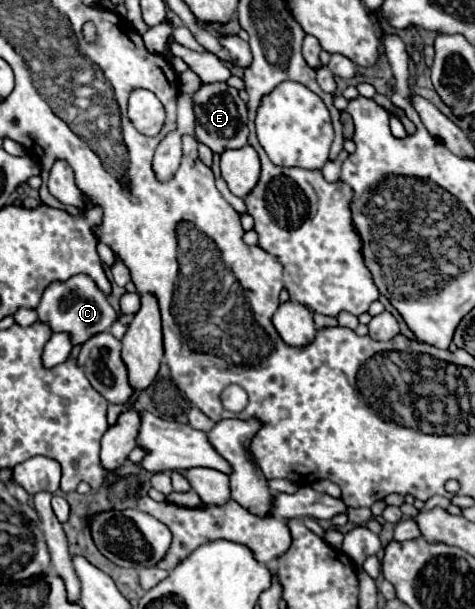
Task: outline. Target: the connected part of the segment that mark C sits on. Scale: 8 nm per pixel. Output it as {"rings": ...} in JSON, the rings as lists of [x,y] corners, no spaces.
{"rings":[[[78,273],[66,281],[50,283],[44,289],[42,301],[36,307],[36,311],[38,311],[38,319],[46,321],[52,327],[52,331],[72,331],[74,345],[80,345],[80,343],[88,341],[90,337],[102,333],[102,331],[108,331],[110,325],[118,319],[116,311],[112,309],[112,305],[106,299],[106,295],[98,289],[94,279],[84,273]]]}

